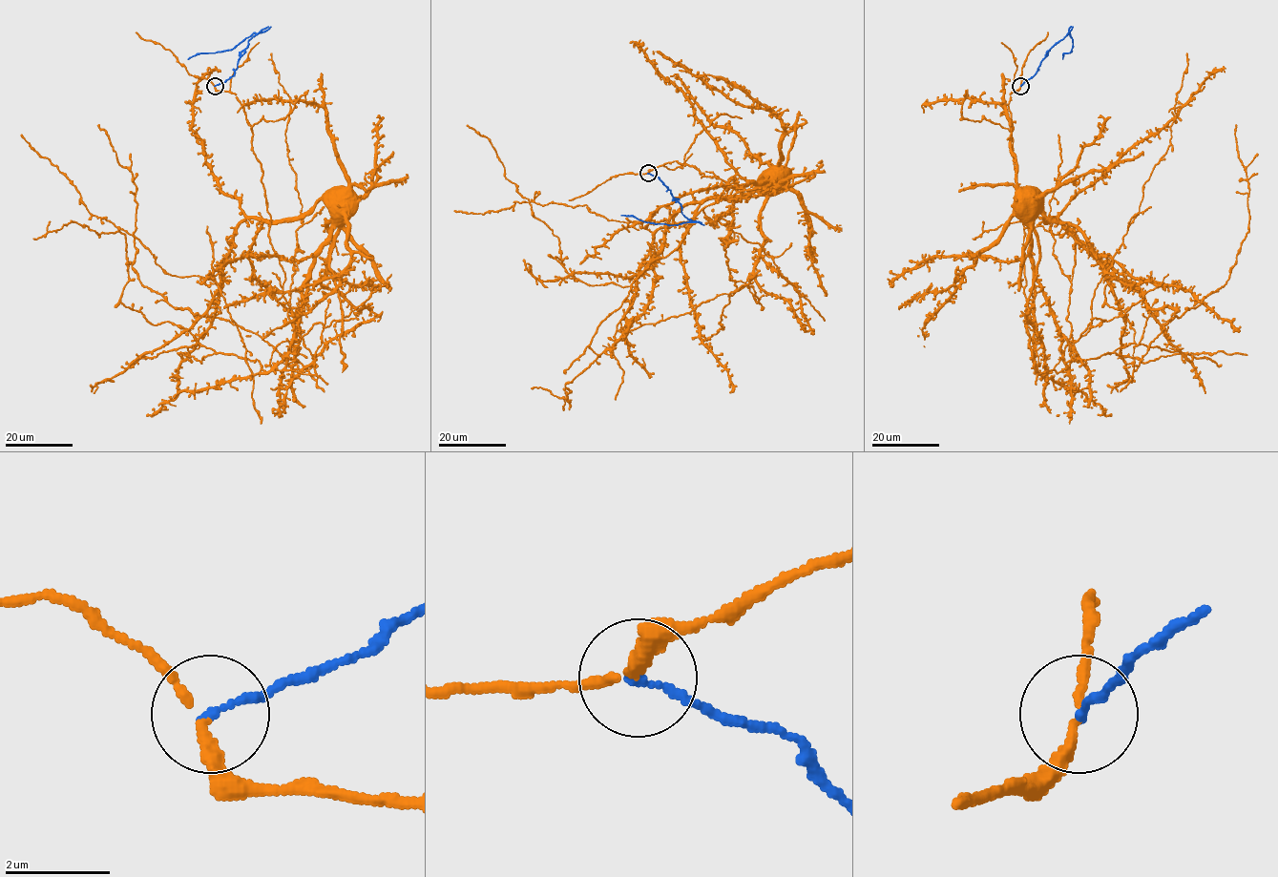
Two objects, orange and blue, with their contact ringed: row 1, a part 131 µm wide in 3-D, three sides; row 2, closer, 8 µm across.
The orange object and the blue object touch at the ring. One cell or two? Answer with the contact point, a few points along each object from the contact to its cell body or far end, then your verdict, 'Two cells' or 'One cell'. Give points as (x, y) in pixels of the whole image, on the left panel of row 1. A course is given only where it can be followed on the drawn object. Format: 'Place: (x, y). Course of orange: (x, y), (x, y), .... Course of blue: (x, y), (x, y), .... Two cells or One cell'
Place: (215, 86). Course of orange: (215, 86), (235, 94), (252, 129), (269, 243), (291, 308), (301, 304), (302, 283), (341, 218), (341, 201). Course of blue: (215, 86), (234, 73), (240, 53), (256, 34), (232, 49), (201, 52), (187, 58). Two cells

